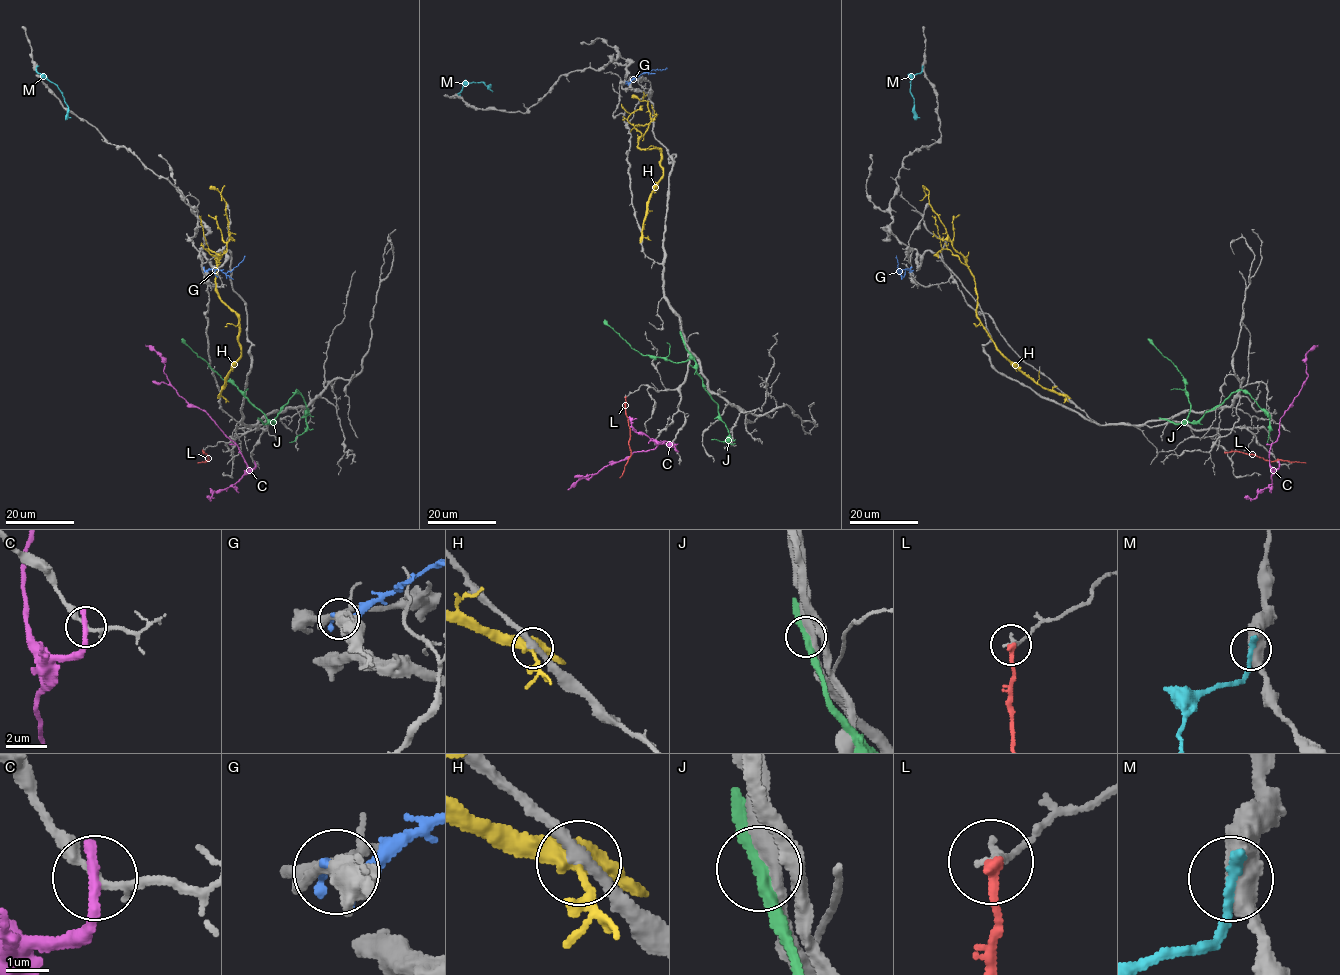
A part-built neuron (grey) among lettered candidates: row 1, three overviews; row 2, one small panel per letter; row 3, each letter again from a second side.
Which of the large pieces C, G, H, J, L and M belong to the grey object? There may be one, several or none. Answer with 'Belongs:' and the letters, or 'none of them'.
Belongs: none of them

